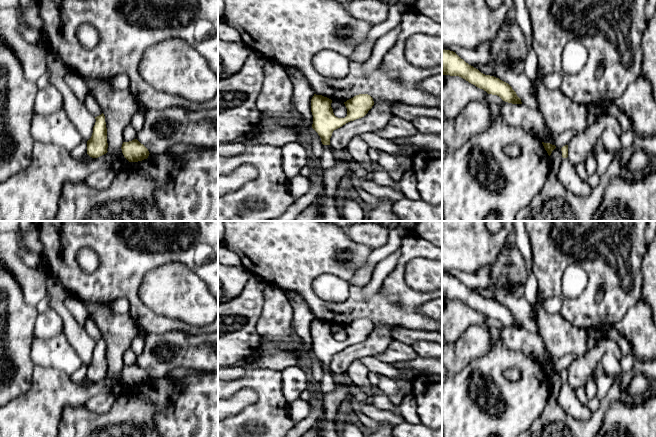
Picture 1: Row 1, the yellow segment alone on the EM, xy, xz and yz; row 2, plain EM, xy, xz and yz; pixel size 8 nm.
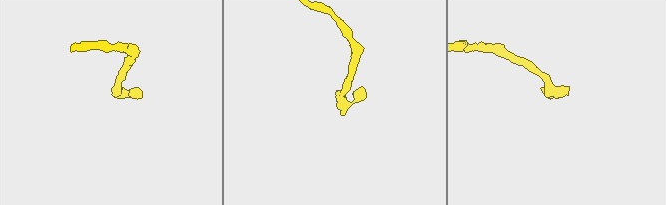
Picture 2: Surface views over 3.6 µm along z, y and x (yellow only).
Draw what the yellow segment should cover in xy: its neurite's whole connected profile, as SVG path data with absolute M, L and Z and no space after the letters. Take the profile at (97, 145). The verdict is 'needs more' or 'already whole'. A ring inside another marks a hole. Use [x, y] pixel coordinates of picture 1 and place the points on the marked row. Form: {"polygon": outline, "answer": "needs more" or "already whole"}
{"polygon": "M102 113L95 119L92 136L87 141L87 154L92 158L98 158L108 152L105 116Z", "answer": "already whole"}

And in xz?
{"polygon": "M359 94L344 102L347 116L338 118L331 107L332 100L322 95L311 99L311 112L313 115L312 128L318 133L323 144L323 154L320 159L321 171L329 169L335 162L333 150L330 147L330 138L334 130L350 121L364 117L374 105L373 98L368 94Z", "answer": "needs more"}

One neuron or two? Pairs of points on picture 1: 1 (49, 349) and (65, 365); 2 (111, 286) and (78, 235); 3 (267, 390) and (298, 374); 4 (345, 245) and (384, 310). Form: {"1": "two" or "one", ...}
{"1": "one", "2": "one", "3": "two", "4": "one"}

